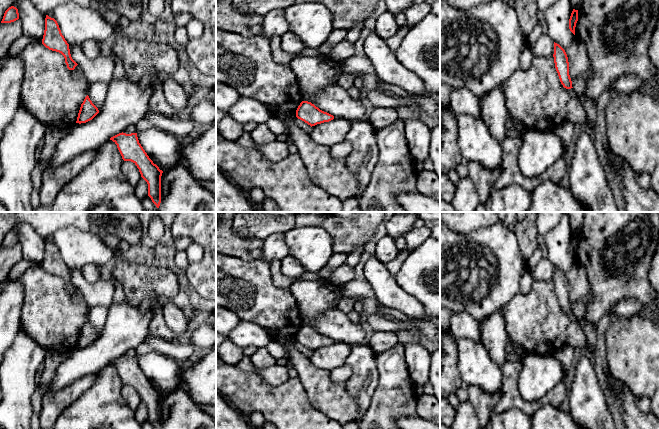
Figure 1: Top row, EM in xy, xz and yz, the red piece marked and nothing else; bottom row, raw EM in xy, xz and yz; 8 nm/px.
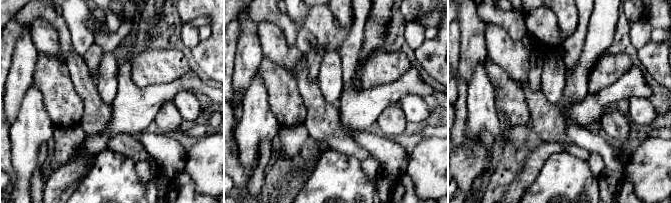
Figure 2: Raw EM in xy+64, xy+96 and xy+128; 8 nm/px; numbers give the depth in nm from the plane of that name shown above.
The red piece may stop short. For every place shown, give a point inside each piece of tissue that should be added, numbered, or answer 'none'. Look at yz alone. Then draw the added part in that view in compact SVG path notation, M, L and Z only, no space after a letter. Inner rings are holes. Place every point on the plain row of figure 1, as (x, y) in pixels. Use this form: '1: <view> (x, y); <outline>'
none

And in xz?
none

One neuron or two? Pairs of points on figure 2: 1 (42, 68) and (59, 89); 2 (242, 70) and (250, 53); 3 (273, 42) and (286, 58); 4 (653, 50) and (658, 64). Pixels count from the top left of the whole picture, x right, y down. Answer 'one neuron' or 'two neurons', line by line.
1: one neuron
2: one neuron
3: one neuron
4: one neuron

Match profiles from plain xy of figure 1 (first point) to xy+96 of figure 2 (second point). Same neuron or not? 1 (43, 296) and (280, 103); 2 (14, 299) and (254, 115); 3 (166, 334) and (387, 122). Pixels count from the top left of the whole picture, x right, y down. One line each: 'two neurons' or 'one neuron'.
1: one neuron
2: two neurons
3: one neuron

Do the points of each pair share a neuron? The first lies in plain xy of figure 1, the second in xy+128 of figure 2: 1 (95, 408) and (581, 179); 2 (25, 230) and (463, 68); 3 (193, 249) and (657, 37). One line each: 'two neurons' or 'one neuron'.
1: one neuron
2: two neurons
3: one neuron

